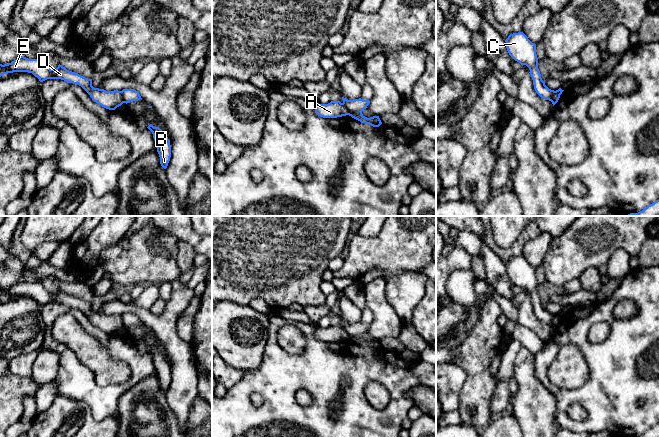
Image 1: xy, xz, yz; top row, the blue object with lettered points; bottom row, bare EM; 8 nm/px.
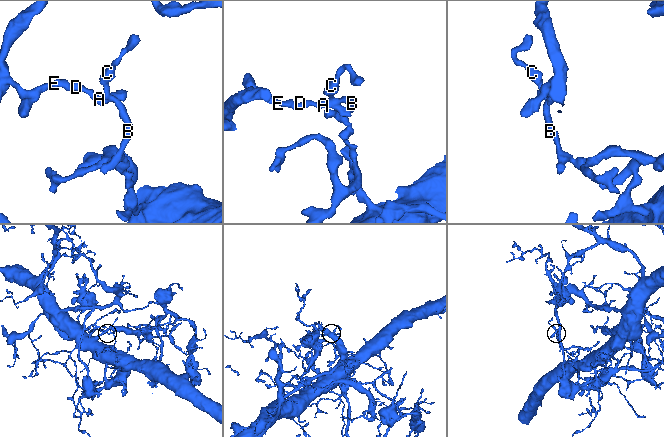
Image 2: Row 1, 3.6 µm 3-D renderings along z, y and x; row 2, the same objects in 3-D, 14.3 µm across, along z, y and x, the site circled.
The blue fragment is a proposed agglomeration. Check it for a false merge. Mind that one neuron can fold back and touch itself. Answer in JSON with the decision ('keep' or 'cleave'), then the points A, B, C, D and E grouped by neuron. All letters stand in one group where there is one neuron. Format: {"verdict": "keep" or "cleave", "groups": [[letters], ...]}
{"verdict": "cleave", "groups": [["A", "D", "E"], ["B", "C"]]}

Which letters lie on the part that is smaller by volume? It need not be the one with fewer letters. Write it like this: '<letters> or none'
A, D, E

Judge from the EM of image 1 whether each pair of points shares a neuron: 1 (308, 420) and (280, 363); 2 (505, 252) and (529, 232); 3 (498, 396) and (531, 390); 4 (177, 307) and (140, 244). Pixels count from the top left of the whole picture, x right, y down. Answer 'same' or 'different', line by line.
1: same
2: same
3: different
4: different

